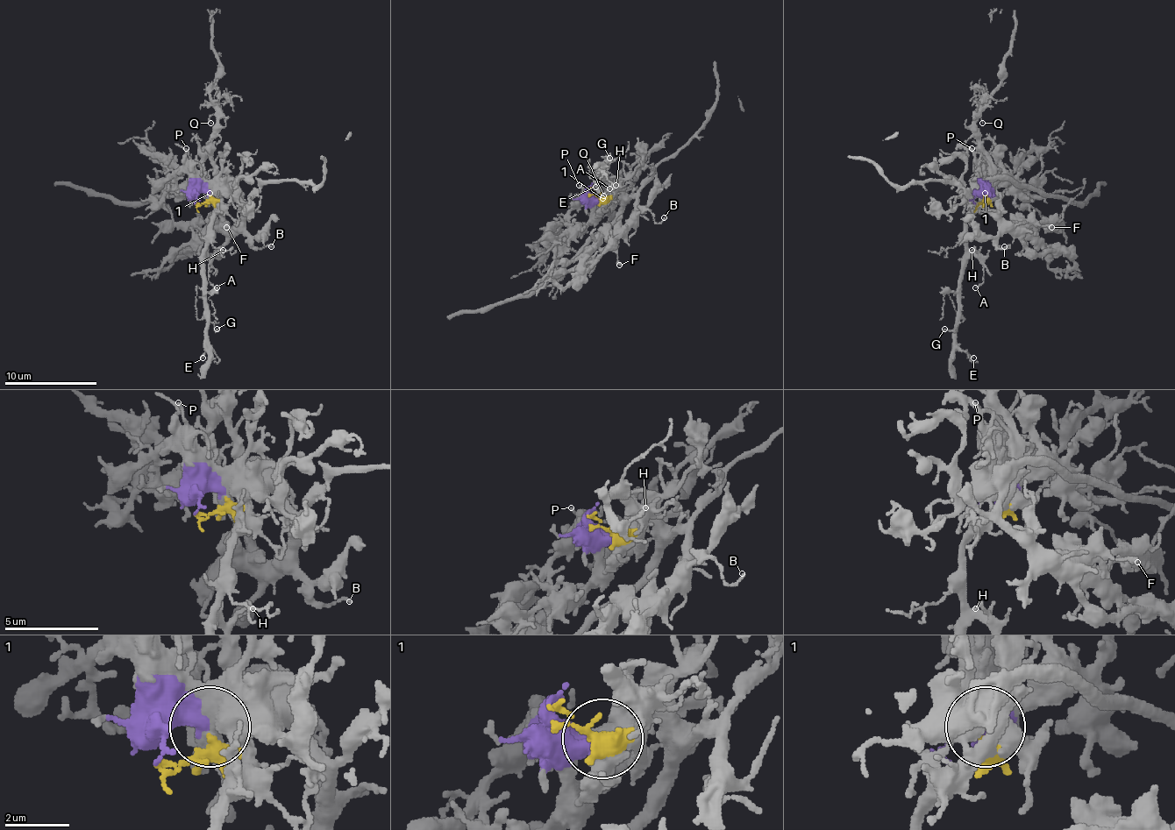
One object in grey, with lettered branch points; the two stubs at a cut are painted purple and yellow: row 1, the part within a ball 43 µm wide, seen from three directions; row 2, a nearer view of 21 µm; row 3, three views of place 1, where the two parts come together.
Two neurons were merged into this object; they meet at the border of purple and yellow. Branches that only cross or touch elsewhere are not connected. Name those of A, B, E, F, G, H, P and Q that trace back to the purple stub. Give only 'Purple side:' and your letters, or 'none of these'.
Purple side: B, F, P

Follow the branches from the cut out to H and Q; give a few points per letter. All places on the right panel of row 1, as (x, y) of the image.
H: (976, 204), (983, 202), (966, 221), (969, 248), (979, 255), (972, 251)
Q: (976, 204), (990, 195), (987, 153), (979, 139), (976, 118), (979, 114), (983, 124)

